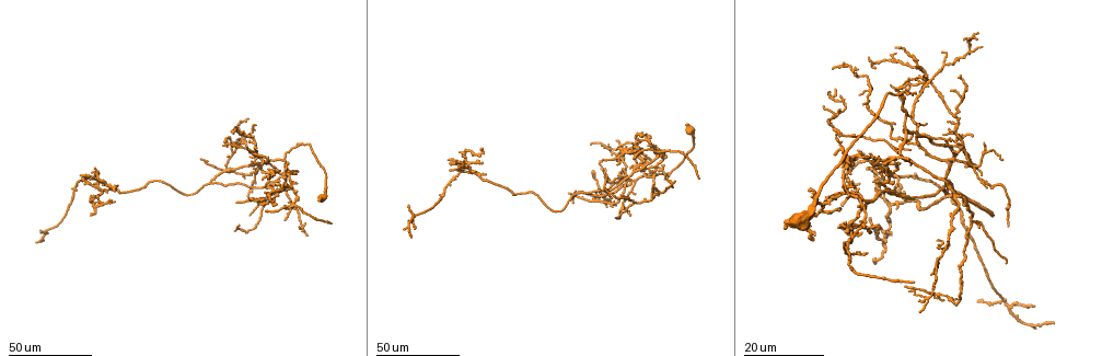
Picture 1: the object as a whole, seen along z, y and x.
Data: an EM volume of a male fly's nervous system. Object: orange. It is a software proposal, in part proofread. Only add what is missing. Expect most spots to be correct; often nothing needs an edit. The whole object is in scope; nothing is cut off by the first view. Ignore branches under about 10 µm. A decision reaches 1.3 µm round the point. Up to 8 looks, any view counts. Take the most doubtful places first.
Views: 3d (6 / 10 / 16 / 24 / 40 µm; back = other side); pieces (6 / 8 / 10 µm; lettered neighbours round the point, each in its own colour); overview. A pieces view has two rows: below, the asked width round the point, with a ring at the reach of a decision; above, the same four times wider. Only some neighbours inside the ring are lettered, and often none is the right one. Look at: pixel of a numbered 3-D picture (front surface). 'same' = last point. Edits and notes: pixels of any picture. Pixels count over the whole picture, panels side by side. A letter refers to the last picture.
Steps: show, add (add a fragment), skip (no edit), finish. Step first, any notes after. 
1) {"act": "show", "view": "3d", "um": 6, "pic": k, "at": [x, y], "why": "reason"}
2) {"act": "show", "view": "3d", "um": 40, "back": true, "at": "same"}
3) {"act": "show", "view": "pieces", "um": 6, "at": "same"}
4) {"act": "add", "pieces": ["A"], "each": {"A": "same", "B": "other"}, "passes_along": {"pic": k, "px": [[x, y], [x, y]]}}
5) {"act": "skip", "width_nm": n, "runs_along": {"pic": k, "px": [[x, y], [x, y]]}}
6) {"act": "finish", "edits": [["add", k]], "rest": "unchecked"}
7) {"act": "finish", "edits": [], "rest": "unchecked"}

{"act": "show", "view": "3d", "um": 24, "pic": 1, "at": [412, 237], "why": "long arm stops here"}

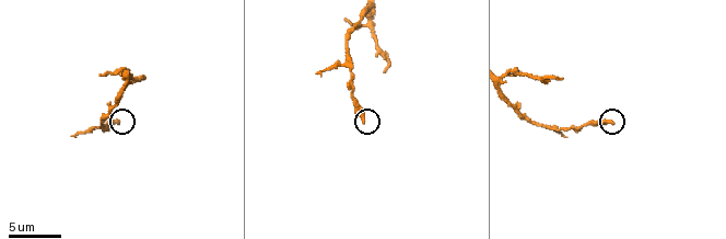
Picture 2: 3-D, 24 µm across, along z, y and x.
{"act": "show", "view": "pieces", "um": 10, "pic": 2, "at": [364, 123]}

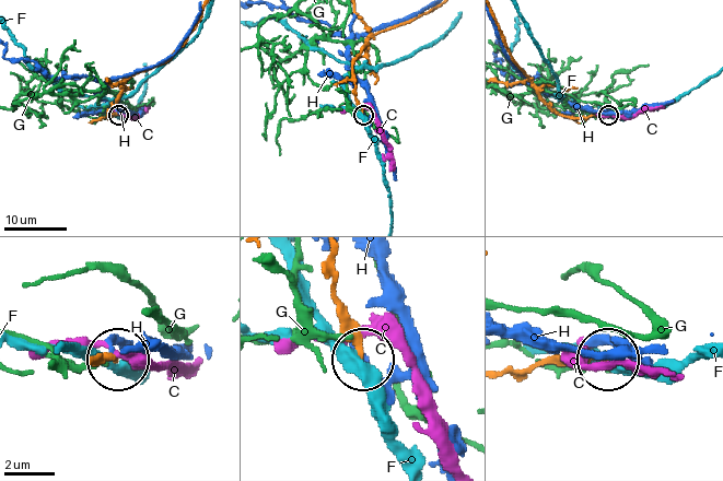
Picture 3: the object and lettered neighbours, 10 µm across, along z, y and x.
{"act": "skip", "each": {"C": "other", "F": "other", "G": "other", "H": "other"}, "found": "no lettered fragment goes on from it"}

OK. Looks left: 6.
{"act": "show", "view": "3d", "um": 24, "pic": 1, "at": [40, 231], "why": "free end"}

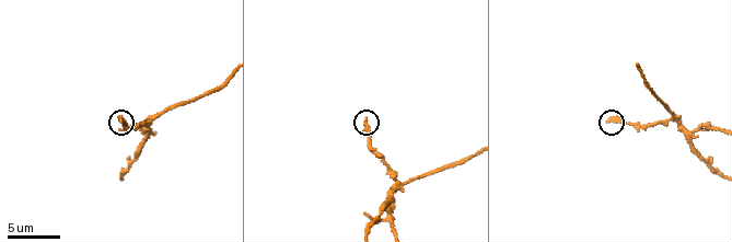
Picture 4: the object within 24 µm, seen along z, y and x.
{"act": "show", "view": "3d", "um": 10, "pic": 4, "at": [608, 123]}

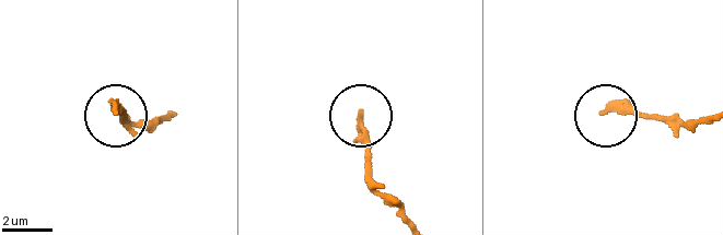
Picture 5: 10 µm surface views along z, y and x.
{"act": "show", "view": "pieces", "um": 6, "pic": 5, "at": [603, 112]}

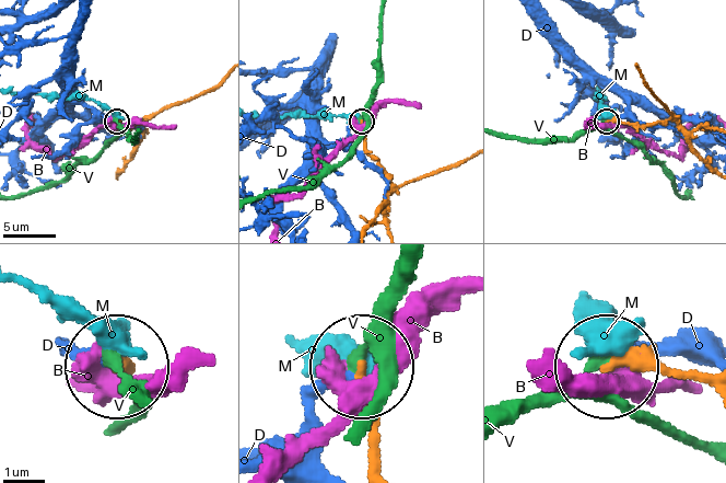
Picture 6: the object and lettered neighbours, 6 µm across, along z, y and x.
{"act": "skip", "width_nm": 260, "each": {"B": "other", "D": "other", "M": "other", "V": "other"}, "runs_along": {"pic": 6, "px": [[383, 463], [361, 372]]}, "found": "no lettered fragment goes on from it"}

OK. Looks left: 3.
{"act": "show", "view": "3d", "um": 40, "pic": 1, "at": [1009, 224], "why": "thin end"}

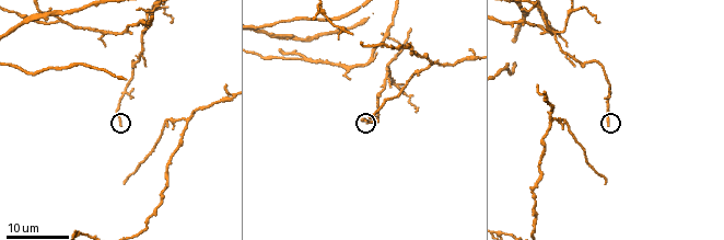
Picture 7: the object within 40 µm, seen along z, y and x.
{"act": "show", "view": "pieces", "um": 8, "pic": 7, "at": [121, 123]}

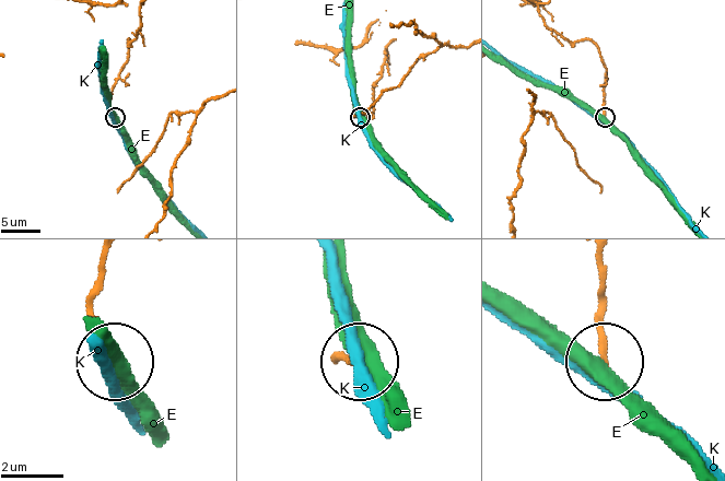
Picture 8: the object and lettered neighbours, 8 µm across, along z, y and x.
{"act": "skip", "width_nm": 180, "each": {"E": "other", "K": "other"}, "runs_along": {"pic": 8, "px": [[605, 265], [605, 355]]}, "found": "none of them fits"}

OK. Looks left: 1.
{"act": "finish", "edits": [], "rest": "unchecked"}

